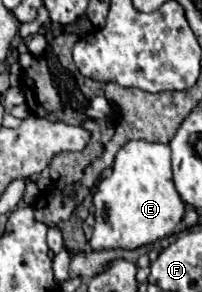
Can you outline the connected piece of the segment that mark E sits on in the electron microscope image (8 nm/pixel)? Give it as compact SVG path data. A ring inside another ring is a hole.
M144 139L128 141L114 159L112 173L98 181L94 195L94 233L90 239L92 249L136 249L168 237L182 221L186 203L178 195L172 169L170 147L164 143L150 143Z

